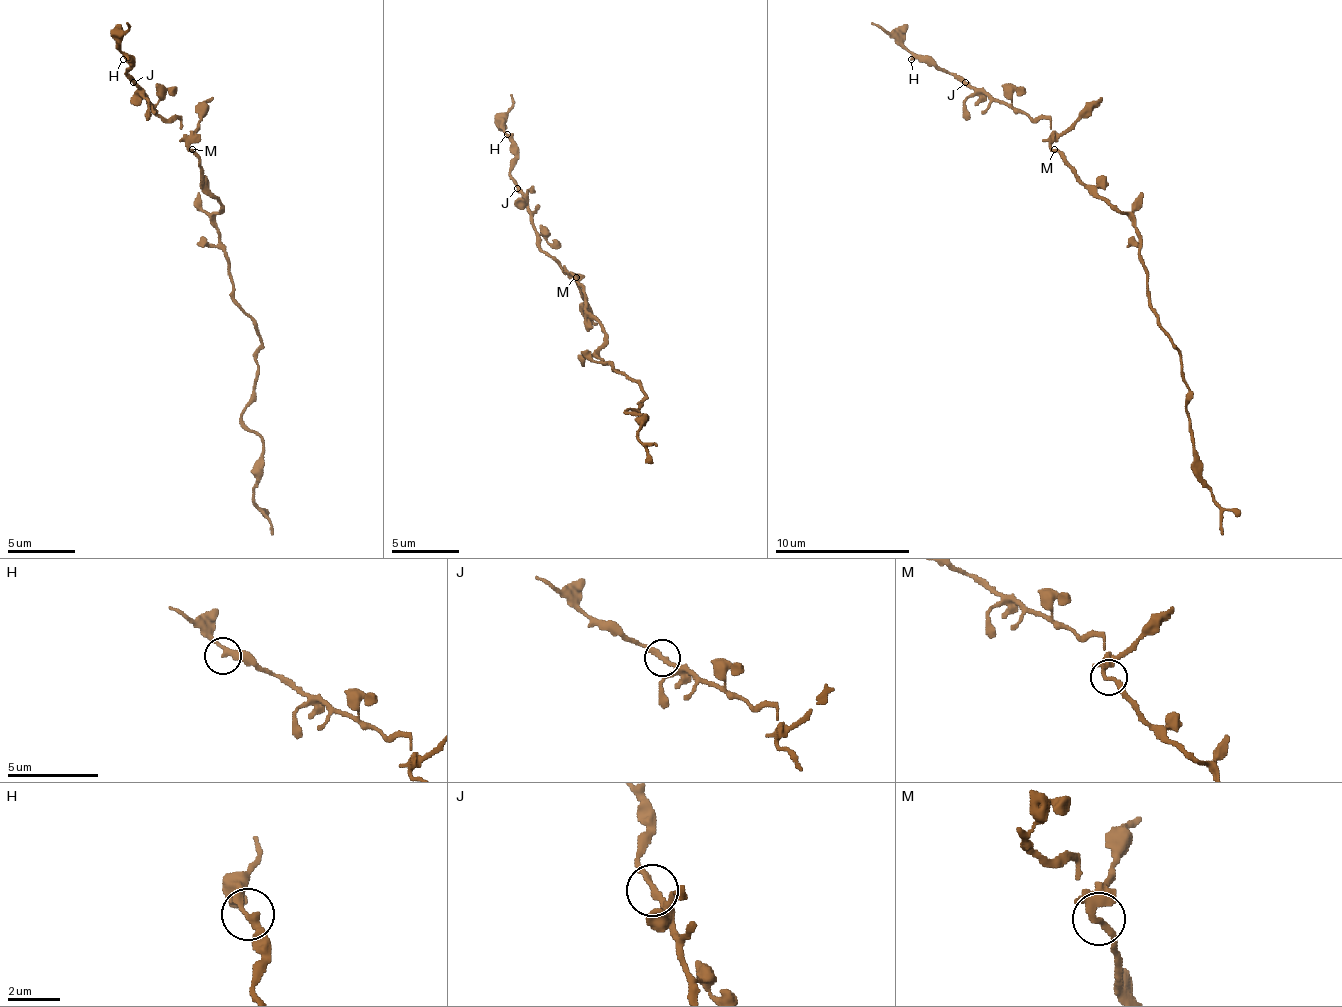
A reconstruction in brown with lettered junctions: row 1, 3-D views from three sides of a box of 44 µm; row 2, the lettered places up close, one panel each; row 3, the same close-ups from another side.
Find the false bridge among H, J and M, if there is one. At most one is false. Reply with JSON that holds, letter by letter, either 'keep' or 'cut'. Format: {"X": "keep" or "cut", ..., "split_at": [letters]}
{"H": "keep", "J": "keep", "M": "keep", "split_at": []}

